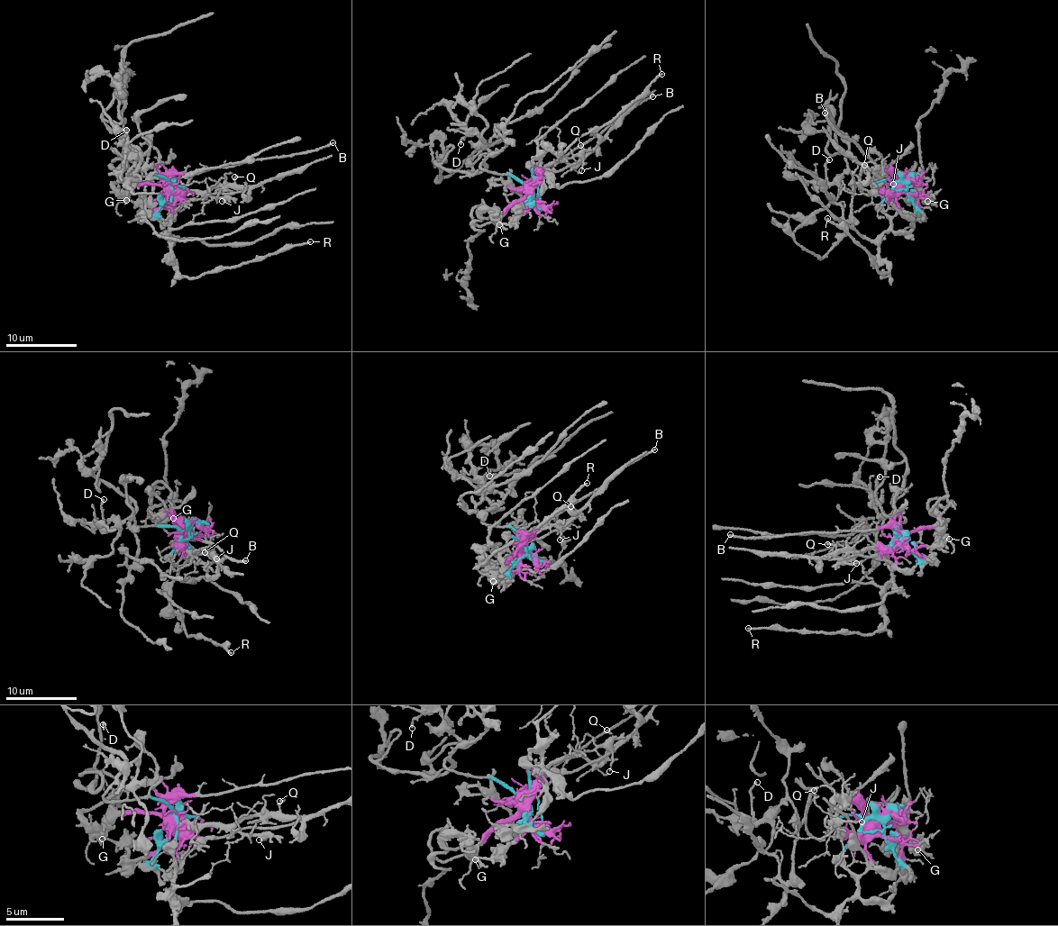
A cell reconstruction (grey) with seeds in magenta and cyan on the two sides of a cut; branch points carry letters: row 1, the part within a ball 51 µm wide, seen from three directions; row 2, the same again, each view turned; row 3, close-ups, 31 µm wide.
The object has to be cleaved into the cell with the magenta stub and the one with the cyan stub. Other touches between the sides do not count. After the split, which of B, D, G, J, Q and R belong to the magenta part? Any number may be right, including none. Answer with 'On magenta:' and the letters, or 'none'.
On magenta: B, G, J, Q

